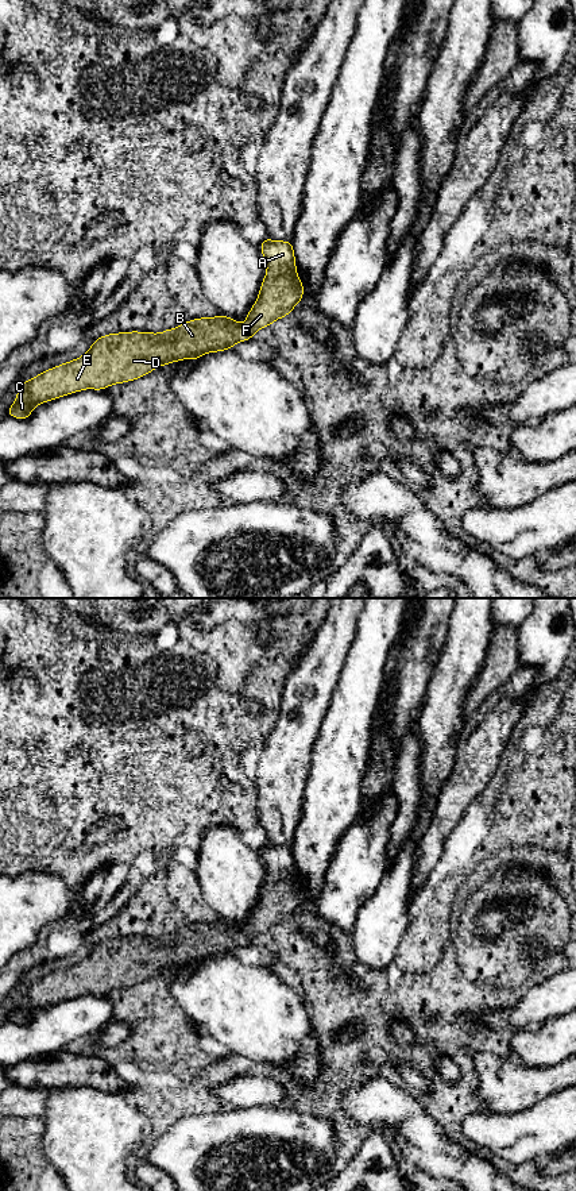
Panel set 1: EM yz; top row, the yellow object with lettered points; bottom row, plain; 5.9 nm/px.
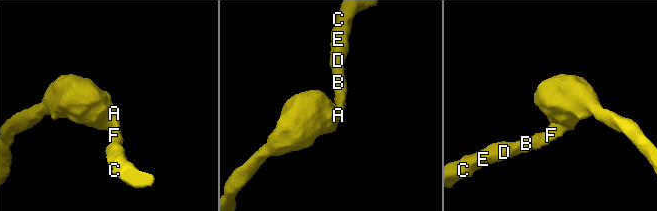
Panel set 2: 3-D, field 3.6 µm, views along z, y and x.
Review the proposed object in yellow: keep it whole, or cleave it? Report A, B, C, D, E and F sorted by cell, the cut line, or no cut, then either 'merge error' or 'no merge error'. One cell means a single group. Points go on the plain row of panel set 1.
A B C D E F | no cut | no merge error

